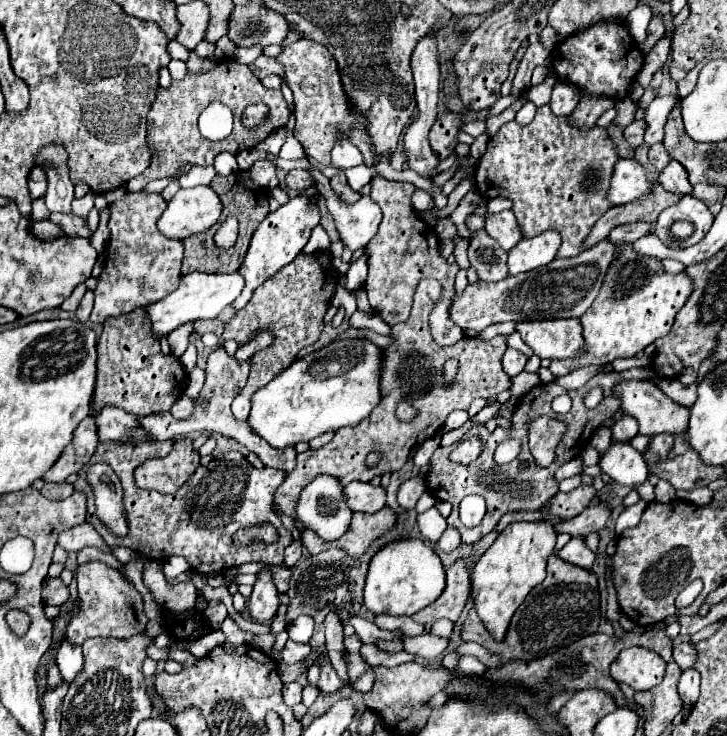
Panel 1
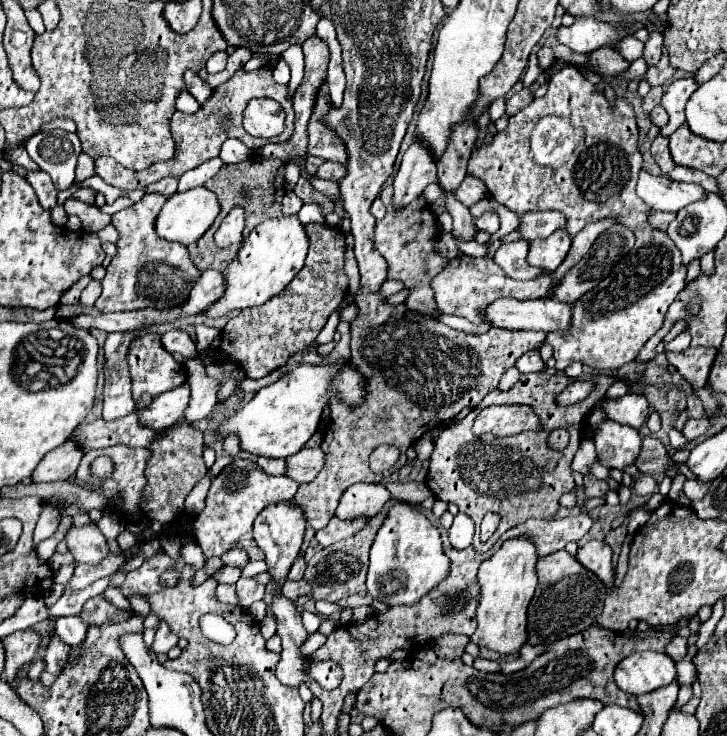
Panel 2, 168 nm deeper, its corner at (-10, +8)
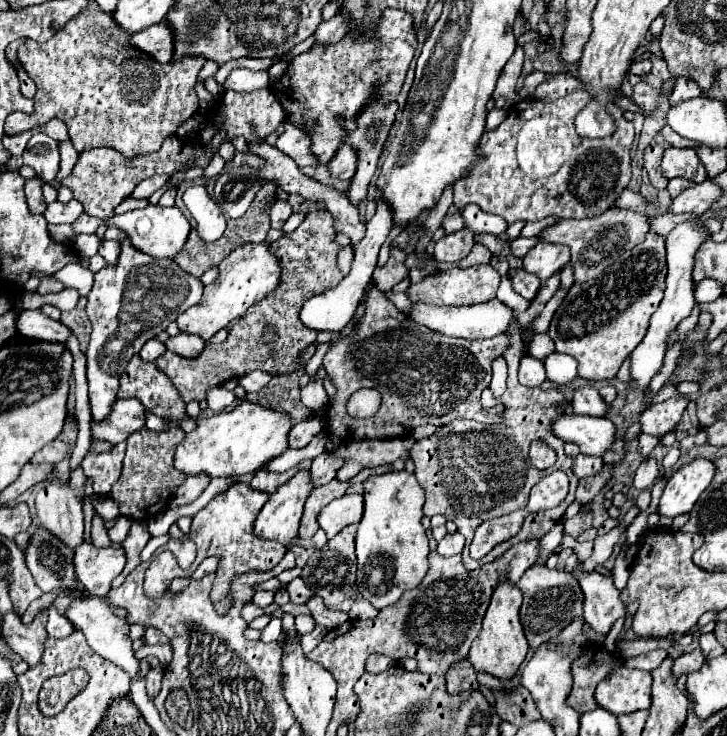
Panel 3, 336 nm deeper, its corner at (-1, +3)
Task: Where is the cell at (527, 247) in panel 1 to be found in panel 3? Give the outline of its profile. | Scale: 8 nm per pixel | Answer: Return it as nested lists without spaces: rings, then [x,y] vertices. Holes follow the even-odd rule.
[[[538,243],[534,249],[528,251],[528,255],[522,259],[524,271],[534,273],[542,281],[562,271],[570,261],[570,249],[566,245],[554,245],[554,243]]]

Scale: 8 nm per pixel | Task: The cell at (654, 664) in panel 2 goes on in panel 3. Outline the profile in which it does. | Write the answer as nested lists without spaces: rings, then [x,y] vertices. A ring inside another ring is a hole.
[[[614,669],[596,689],[596,701],[612,715],[626,715],[650,707],[650,673],[640,669]]]

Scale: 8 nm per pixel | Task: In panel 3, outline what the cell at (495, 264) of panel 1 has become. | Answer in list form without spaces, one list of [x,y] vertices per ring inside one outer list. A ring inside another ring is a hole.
[[[510,271],[512,273],[512,287],[522,295],[526,297],[528,301],[532,301],[538,293],[538,289],[542,287],[542,281],[538,277],[534,277],[532,273],[526,273],[526,271]]]

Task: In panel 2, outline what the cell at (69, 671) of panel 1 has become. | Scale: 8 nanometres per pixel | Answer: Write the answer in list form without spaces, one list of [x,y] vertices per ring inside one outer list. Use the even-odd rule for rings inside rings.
[[[79,616],[57,618],[55,634],[57,634],[65,644],[69,644],[71,648],[75,648],[75,644],[83,644],[83,640],[85,640],[85,636],[87,636],[87,624],[85,624]]]

